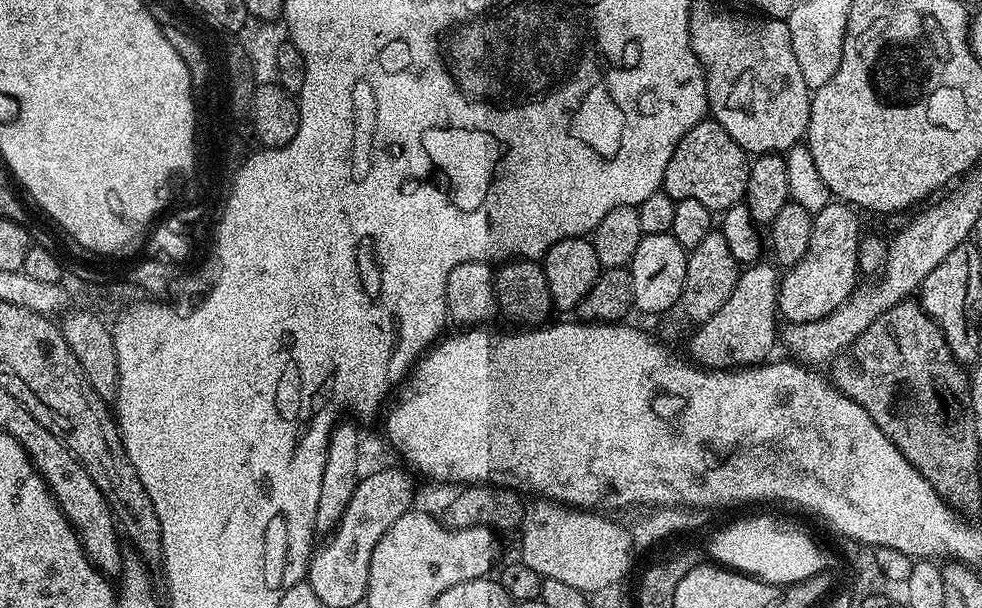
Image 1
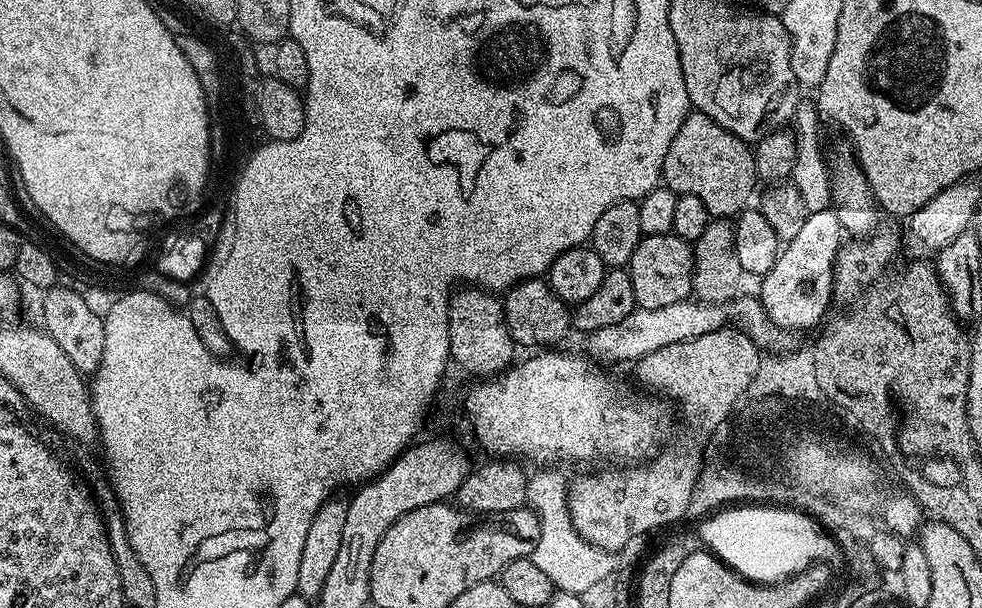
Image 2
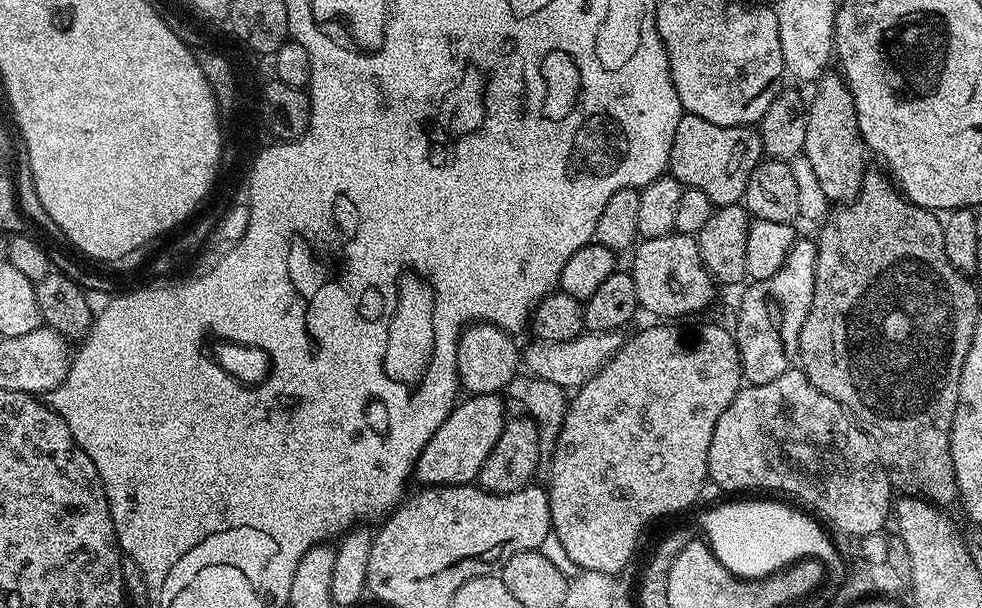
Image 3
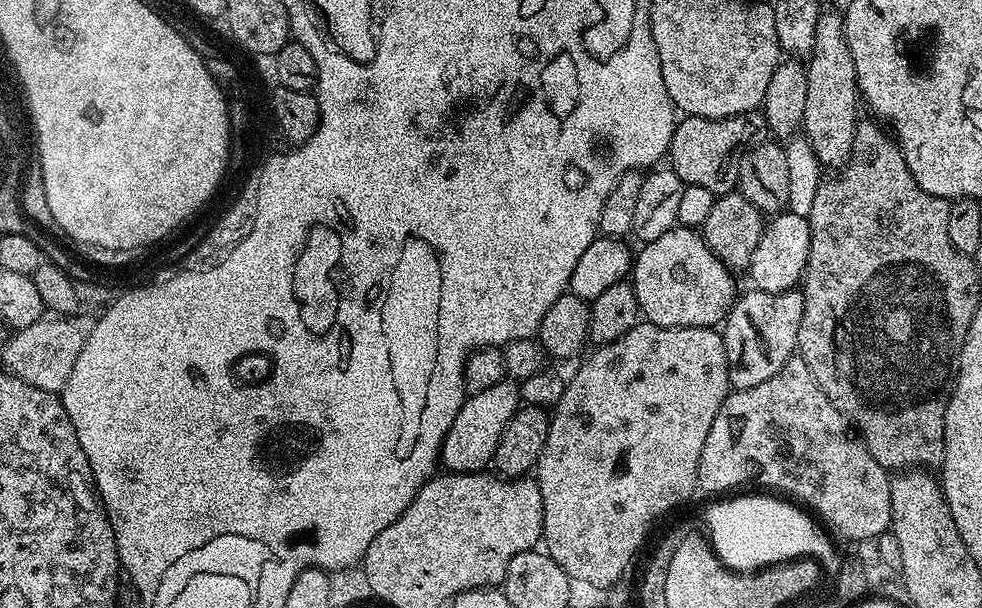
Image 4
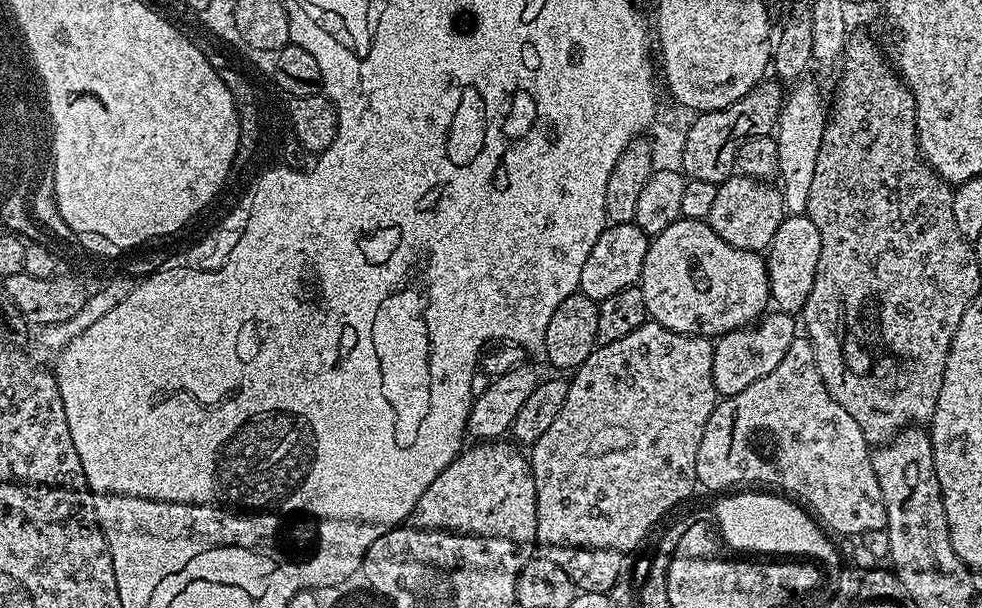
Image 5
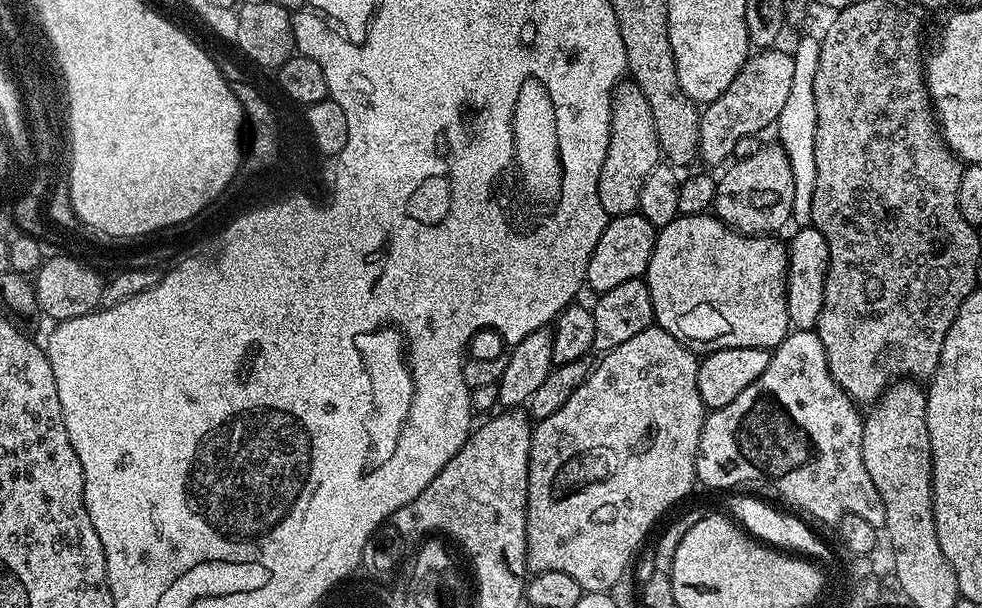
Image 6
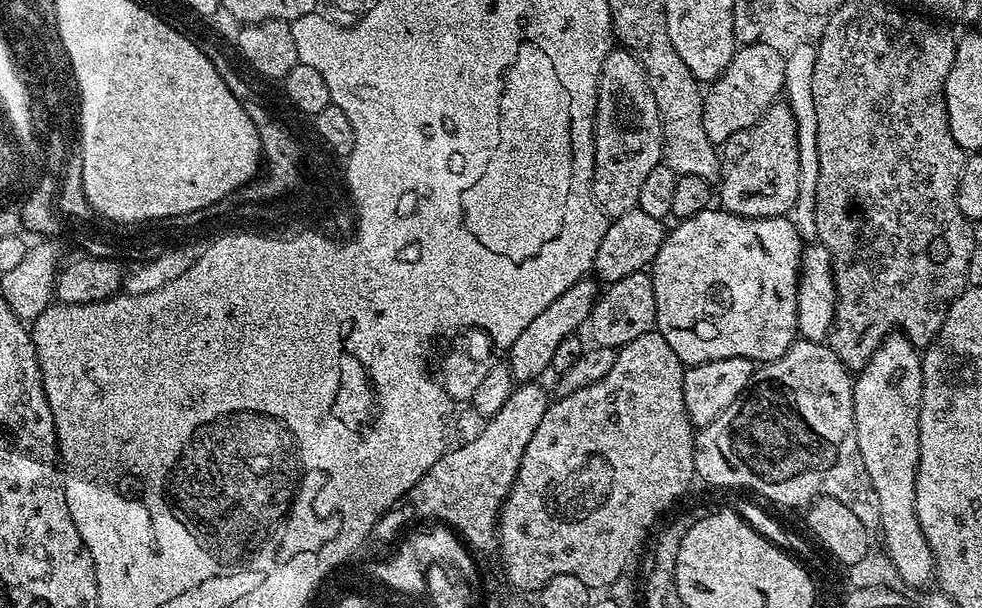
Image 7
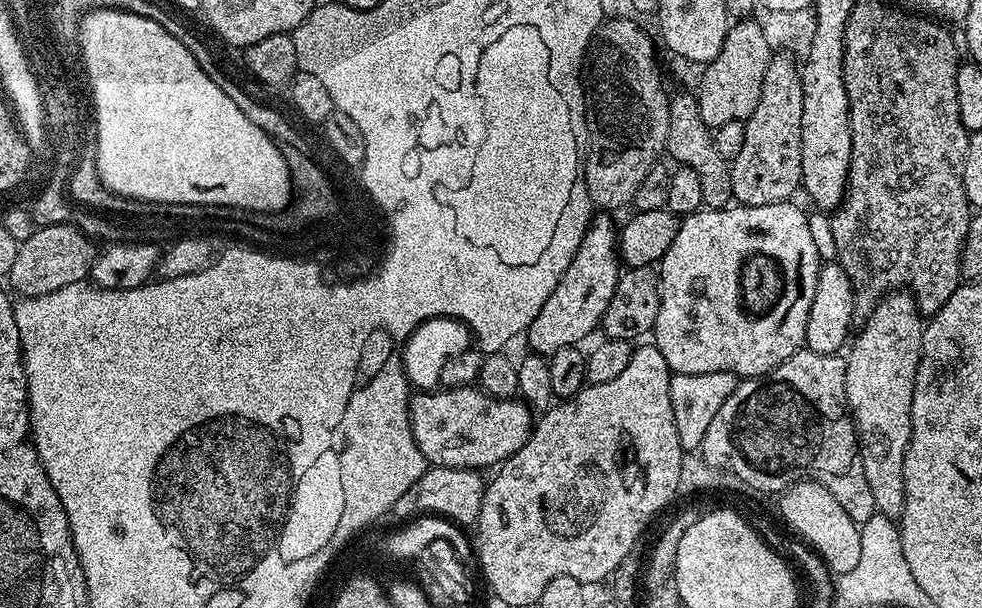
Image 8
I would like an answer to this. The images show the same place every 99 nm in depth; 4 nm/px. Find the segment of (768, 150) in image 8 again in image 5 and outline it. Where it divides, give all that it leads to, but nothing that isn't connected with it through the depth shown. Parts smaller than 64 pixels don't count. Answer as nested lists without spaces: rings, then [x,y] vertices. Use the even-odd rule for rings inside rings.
[[[733,174],[719,185],[714,207],[710,209],[706,223],[714,230],[714,234],[718,234],[718,238],[722,238],[722,242],[738,250],[763,253],[770,246],[785,215],[784,199],[780,196],[779,187],[749,176]]]

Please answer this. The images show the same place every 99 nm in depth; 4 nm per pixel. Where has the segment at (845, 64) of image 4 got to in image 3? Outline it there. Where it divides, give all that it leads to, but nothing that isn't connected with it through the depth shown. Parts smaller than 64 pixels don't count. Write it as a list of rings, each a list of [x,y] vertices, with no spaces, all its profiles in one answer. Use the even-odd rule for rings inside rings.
[[[824,74],[819,80],[815,81],[814,88],[816,93],[813,94],[812,100],[807,101],[808,106],[808,121],[806,122],[806,142],[804,143],[804,150],[802,155],[810,162],[810,166],[814,169],[814,174],[818,177],[818,183],[822,186],[822,194],[826,194],[826,198],[830,202],[847,202],[853,200],[860,192],[860,187],[864,181],[864,173],[866,171],[866,165],[864,165],[864,156],[866,157],[866,145],[862,134],[860,133],[860,127],[858,126],[858,114],[856,113],[856,107],[854,106],[854,98],[850,94],[848,85],[844,82],[843,75],[835,74],[836,76],[830,76],[830,74]]]

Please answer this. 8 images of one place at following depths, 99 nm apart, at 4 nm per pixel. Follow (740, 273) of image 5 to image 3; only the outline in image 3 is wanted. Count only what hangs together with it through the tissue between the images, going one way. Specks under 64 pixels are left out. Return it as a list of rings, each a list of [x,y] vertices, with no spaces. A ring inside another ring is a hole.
[[[669,234],[653,240],[644,240],[634,248],[636,257],[630,271],[634,278],[636,303],[641,309],[653,312],[656,318],[676,318],[700,312],[712,300],[714,281],[704,269],[700,248],[691,236]]]

